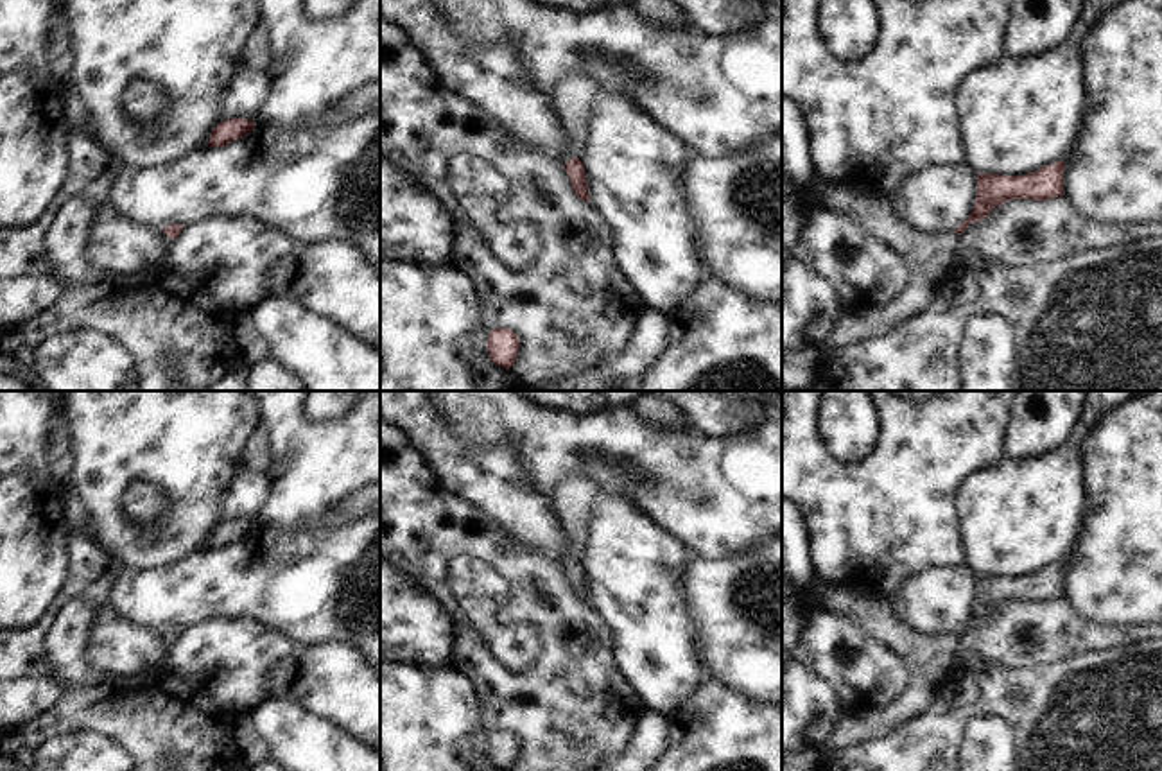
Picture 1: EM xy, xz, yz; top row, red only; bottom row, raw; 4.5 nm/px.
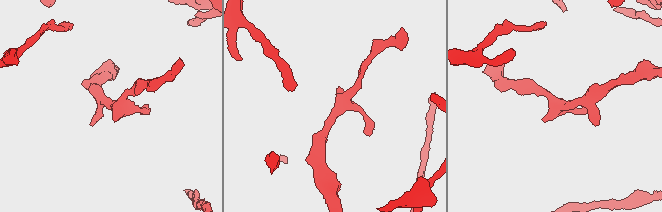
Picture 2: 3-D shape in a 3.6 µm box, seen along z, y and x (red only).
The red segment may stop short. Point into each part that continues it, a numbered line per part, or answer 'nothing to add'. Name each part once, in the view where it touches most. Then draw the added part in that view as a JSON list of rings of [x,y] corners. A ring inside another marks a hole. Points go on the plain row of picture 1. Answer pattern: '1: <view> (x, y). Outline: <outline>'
1: xz (572, 497). Outline: [[[572,473],[556,486],[551,497],[559,525],[572,538],[563,567],[577,559],[585,547],[592,516],[590,504],[597,491],[599,486],[594,479],[583,473]]]

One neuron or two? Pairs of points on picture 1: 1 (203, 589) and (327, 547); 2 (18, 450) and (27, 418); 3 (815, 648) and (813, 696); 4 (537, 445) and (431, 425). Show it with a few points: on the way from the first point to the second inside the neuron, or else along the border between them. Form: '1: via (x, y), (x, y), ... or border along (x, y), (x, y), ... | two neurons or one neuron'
1: via (234, 583), (251, 578), (296, 578) | one neuron
2: via (18, 443), (20, 425) | one neuron
3: border along (800, 662), (823, 678), (841, 703) | two neurons
4: border along (440, 409), (459, 440), (472, 447), (492, 445) | two neurons

